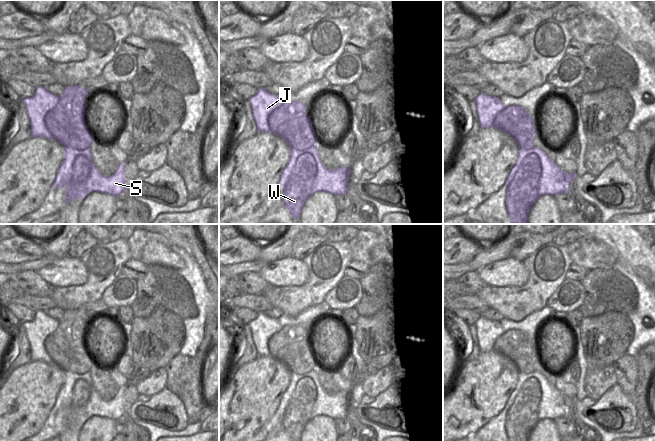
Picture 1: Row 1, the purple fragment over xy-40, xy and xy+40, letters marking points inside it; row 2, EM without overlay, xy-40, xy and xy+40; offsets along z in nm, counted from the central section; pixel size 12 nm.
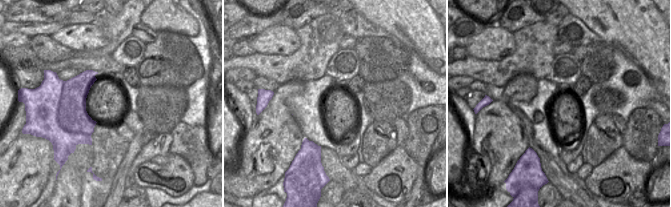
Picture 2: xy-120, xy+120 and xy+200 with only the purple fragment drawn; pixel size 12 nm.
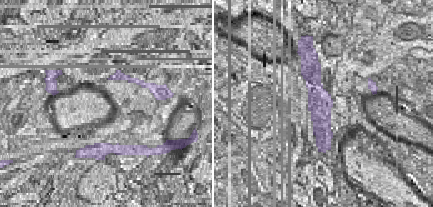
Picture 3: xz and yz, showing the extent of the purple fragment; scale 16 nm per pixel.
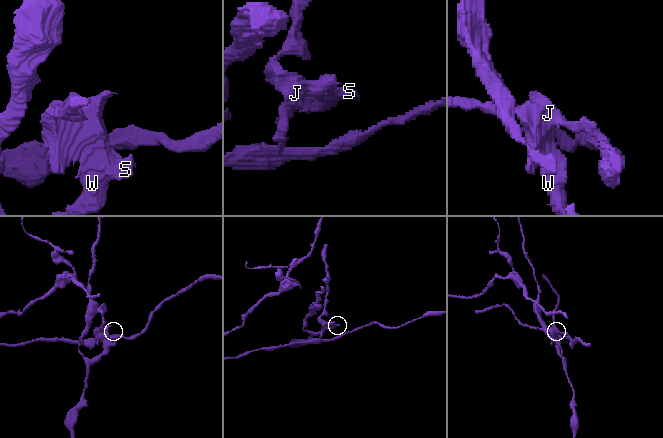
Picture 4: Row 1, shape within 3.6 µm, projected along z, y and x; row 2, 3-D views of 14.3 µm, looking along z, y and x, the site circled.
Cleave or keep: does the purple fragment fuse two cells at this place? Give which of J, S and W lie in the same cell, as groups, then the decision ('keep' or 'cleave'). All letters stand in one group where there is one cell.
J S / W | cleave

